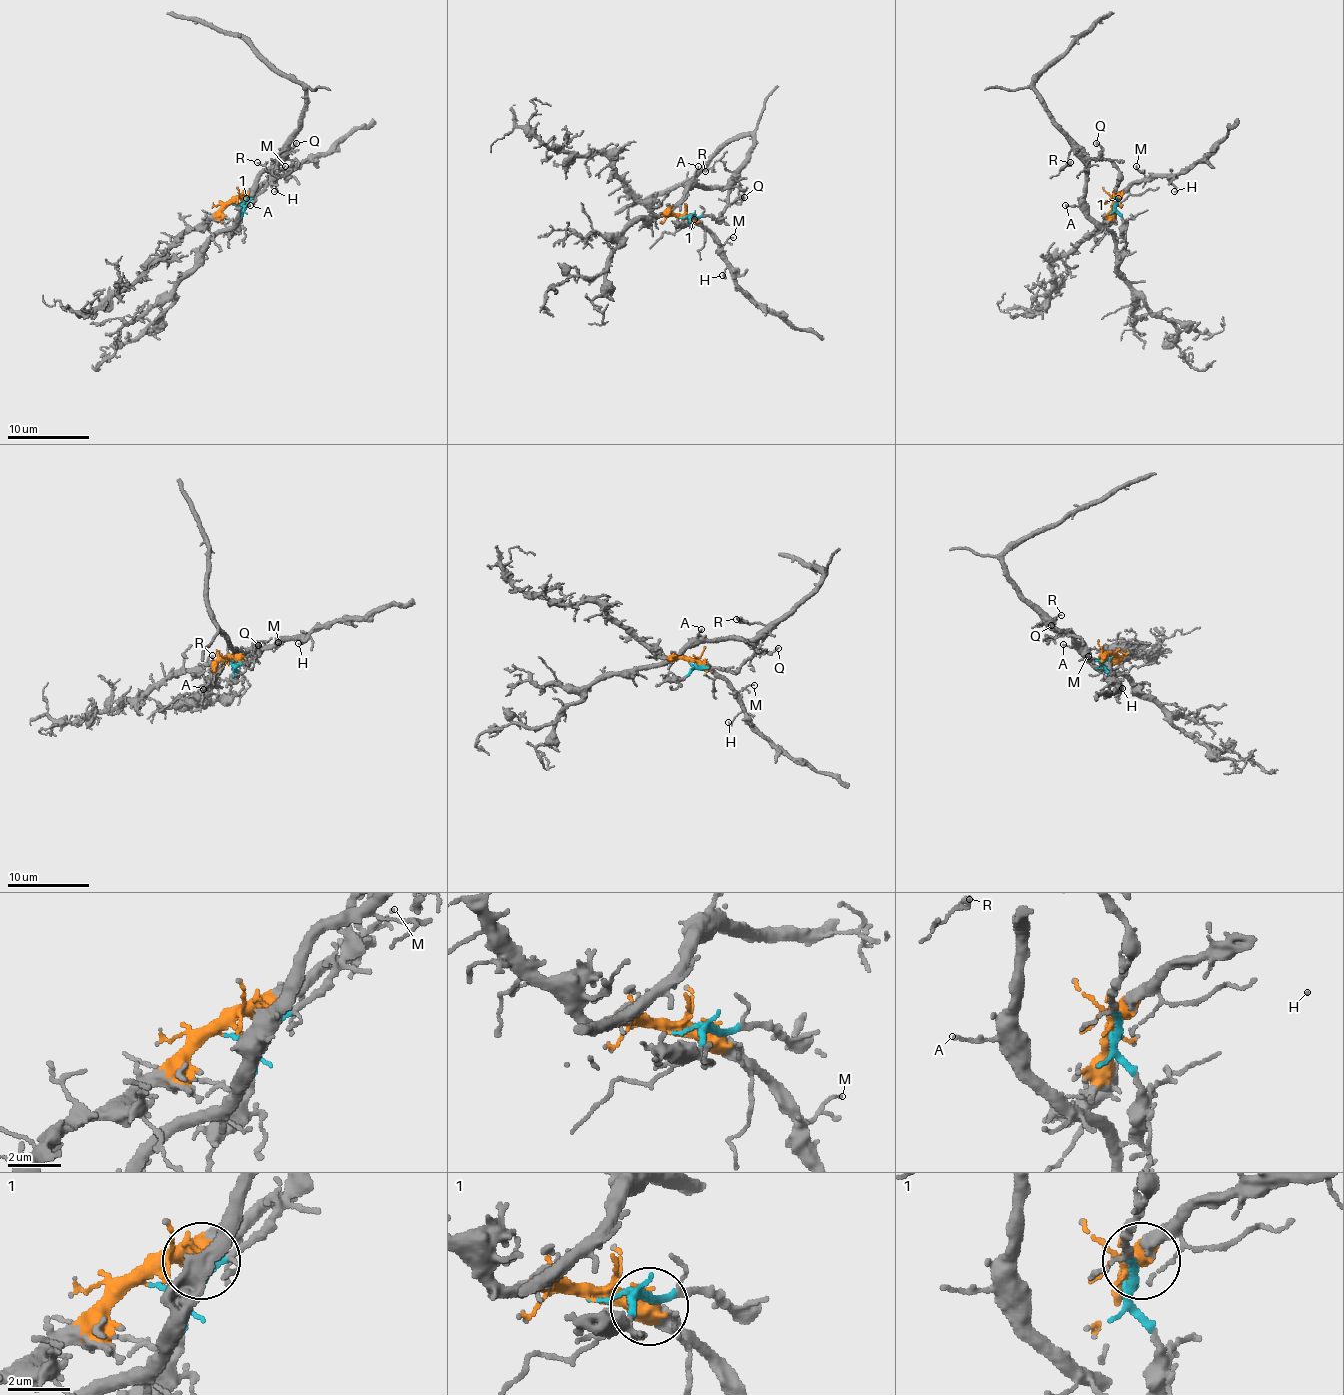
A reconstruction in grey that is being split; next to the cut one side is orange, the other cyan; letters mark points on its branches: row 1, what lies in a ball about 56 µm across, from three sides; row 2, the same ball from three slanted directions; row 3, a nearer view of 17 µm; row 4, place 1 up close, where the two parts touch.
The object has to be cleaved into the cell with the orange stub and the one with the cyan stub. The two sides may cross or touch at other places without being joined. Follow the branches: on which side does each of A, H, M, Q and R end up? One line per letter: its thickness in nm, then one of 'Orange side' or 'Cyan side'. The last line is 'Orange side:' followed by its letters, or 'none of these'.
A: Thickness 100 nm. Cyan side
H: Thickness 120 nm. Orange side
M: Thickness 80 nm. Orange side
Q: Thickness 130 nm. Cyan side
R: Thickness 60 nm. Cyan side
Orange side: H, M

